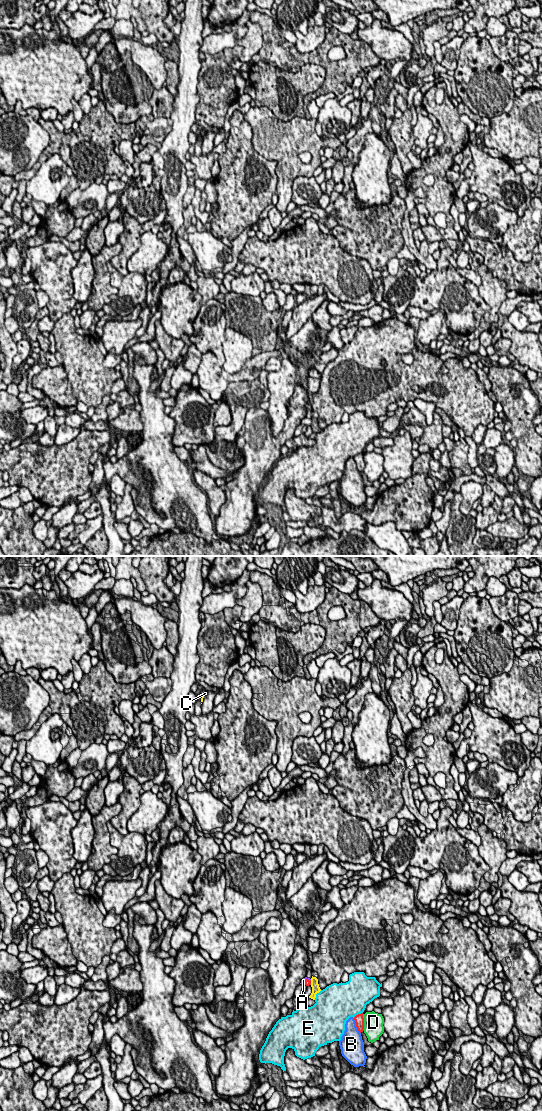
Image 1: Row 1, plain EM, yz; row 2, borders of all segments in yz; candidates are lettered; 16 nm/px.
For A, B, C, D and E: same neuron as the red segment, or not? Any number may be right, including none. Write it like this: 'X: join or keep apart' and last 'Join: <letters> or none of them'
A: join
B: keep apart
C: keep apart
D: keep apart
E: keep apart
Join: A

